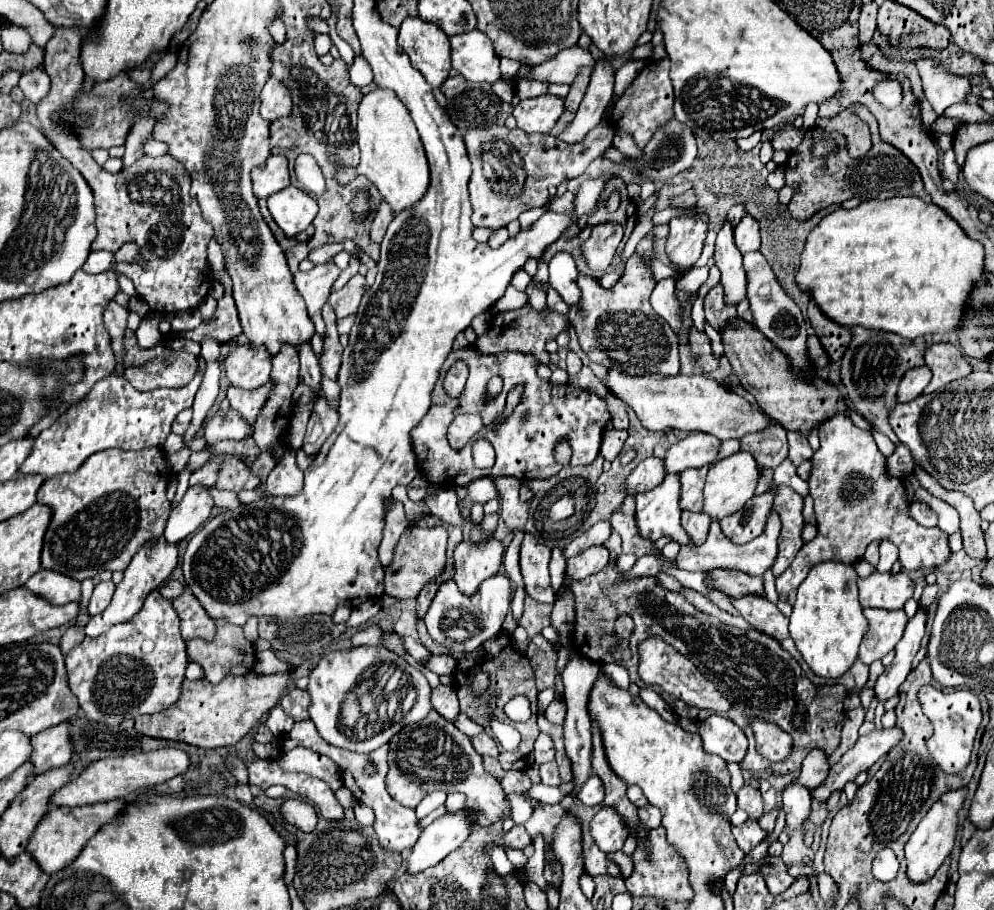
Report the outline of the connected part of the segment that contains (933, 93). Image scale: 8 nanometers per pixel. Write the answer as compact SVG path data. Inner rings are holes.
M923 59L917 61L917 69L923 81L925 99L931 103L935 113L941 117L947 107L955 103L965 103L971 93L969 79L947 73L943 67L937 67L933 61Z

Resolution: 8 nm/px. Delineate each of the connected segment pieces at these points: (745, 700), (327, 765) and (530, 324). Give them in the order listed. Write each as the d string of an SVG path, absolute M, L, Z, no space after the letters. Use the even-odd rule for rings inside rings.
M611 553L607 567L591 575L583 581L569 581L565 587L575 595L575 629L573 629L573 645L577 653L583 653L591 657L595 663L611 663L611 647L613 647L613 629L615 619L623 613L631 615L637 631L631 637L631 651L633 659L625 663L629 669L631 681L635 681L639 688L647 688L649 685L641 681L637 673L639 665L639 653L637 643L645 641L651 635L663 637L663 641L671 643L679 653L687 655L691 661L695 661L695 667L711 681L715 687L731 701L733 711L725 713L733 723L737 723L743 733L749 739L749 753L743 759L741 767L749 771L769 771L771 763L757 755L755 751L755 737L751 729L751 717L773 721L777 727L787 731L793 737L793 749L787 761L779 763L779 771L783 773L799 773L801 761L805 755L821 747L827 755L835 751L841 737L843 727L843 699L847 697L847 689L843 685L831 685L827 689L817 689L813 683L805 677L799 663L769 635L763 635L759 631L741 631L731 625L723 625L717 617L705 615L699 609L695 609L683 595L665 589L661 583L657 583L657 577L637 577L629 581L621 581L623 573L615 567L617 553Z
M295 747L295 749L283 751L277 757L277 763L285 771L303 771L303 773L317 777L317 779L325 781L333 791L337 791L343 785L341 771L337 769L337 765L329 757L323 757L305 747Z
M525 305L525 307L517 309L517 311L499 313L493 319L491 329L477 339L477 349L481 349L481 353L487 353L487 355L493 355L493 353L499 353L499 351L529 353L529 355L537 357L537 361L541 365L549 365L549 353L545 351L545 341L549 337L557 337L567 327L569 327L567 317L559 317L555 311L551 311L551 315L547 319L543 319L531 305Z

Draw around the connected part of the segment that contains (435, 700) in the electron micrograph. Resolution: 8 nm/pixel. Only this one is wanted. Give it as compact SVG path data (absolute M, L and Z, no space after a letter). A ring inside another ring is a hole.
M439 685L431 691L431 707L435 711L439 711L445 719L453 721L459 713L459 703L457 703L457 695L455 695L455 689L453 687L445 687L445 685Z

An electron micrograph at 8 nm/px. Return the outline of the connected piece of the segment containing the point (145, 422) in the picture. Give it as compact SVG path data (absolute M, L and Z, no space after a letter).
M197 371L193 381L181 389L155 389L155 391L137 391L131 387L125 377L105 377L95 383L93 391L85 401L71 407L63 413L53 427L41 431L35 439L29 457L23 461L19 473L21 475L43 475L51 479L63 473L75 473L81 463L103 449L123 449L123 451L139 451L145 447L161 447L171 433L173 419L193 405L195 393L201 385L203 371Z

